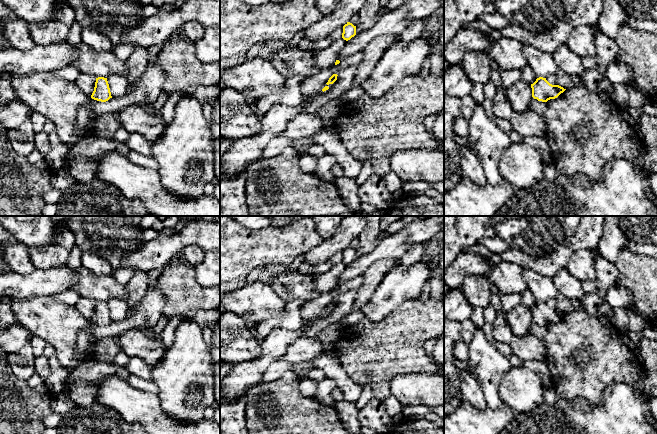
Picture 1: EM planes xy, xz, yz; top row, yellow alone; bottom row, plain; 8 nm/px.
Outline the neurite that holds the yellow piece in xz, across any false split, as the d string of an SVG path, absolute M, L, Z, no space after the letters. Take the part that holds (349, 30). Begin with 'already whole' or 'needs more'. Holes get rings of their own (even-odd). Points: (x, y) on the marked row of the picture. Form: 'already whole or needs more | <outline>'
already whole | M347 22L343 26L343 33L342 38L346 41L350 40L352 37L356 35L356 26L354 26L352 23Z

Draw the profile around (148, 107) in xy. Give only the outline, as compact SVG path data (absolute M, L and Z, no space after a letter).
M144 103L144 104L142 104L142 107L147 113L161 118L160 110L154 109L152 106L152 103Z

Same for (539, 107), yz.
M532 98L530 106L529 106L529 111L534 111L539 115L544 115L544 113L547 110L547 103L538 101L537 99Z

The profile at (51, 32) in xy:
M58 20L47 22L30 22L29 32L35 44L45 46L65 43L69 34L70 27Z

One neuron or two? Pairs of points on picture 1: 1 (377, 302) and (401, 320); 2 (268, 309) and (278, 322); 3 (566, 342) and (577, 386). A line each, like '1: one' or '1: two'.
1: two
2: two
3: one

